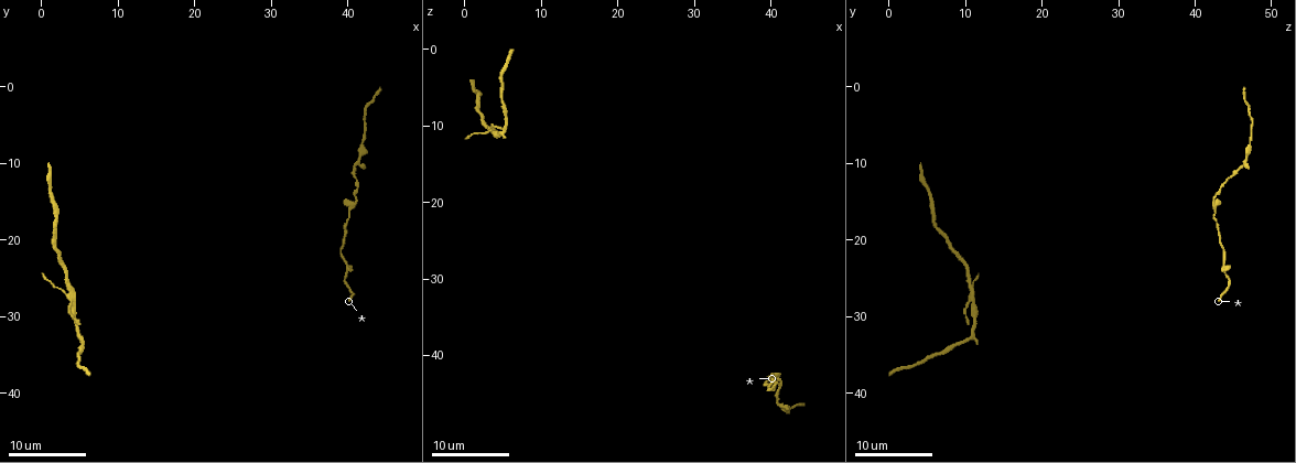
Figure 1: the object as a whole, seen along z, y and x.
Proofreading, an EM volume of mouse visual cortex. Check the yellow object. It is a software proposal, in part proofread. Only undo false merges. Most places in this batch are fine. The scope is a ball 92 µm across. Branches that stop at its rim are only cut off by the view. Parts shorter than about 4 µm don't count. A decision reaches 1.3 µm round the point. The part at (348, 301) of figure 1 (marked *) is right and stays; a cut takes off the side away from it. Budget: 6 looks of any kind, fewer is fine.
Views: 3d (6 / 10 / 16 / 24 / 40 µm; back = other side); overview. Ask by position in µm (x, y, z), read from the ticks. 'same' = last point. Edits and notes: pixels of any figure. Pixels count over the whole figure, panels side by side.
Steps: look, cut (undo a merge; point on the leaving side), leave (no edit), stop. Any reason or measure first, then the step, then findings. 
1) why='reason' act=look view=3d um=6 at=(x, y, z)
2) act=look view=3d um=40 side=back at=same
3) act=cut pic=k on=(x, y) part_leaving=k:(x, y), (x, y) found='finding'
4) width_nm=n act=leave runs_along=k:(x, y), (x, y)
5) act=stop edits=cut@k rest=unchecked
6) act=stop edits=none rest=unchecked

why='narrows sharply' act=look view=3d um=16 at=(39.0, 21.5, 43.5)

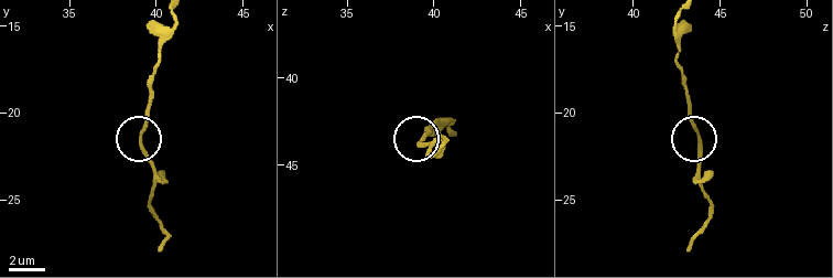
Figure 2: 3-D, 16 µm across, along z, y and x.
act=leave runs_along=2:(685, 250), (707, 212), (699, 177), (699, 137), (687, 103) found='continuous, no second neuron'

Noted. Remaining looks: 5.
why='thick turns thin' act=look view=3d um=10 at=(41.0, 14.0, 42.5)

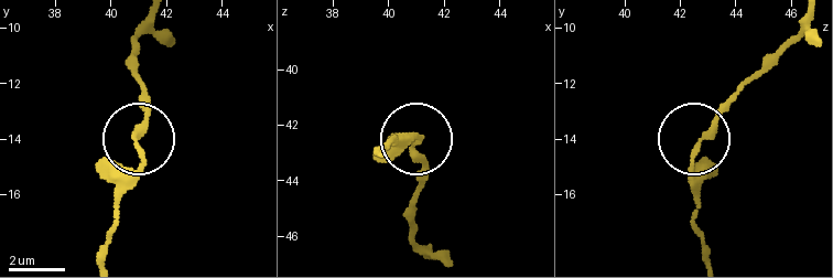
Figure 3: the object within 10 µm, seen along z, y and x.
act=leave runs_along=3:(707, 258), (693, 215), (693, 151), (740, 89) found='one neuron here'

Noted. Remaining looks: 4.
why='three-way junction' act=look view=3d um=10 at=(41.0, 10.0, 46.5)

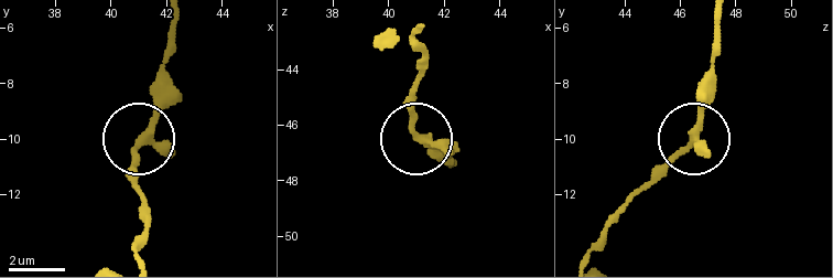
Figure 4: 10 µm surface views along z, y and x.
act=look view=3d um=6 at=(41.3, 9.6, 46.5)

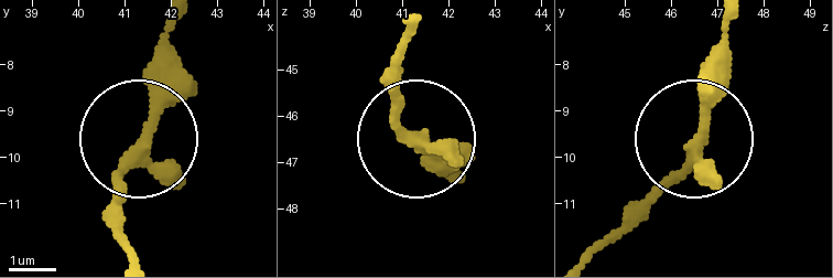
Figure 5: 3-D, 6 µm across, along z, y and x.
act=leave runs_along=5:(137, 257), (117, 186), (152, 103), (164, 24) found='one neuron here'

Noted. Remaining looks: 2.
act=stop edits=none rest=unchecked

